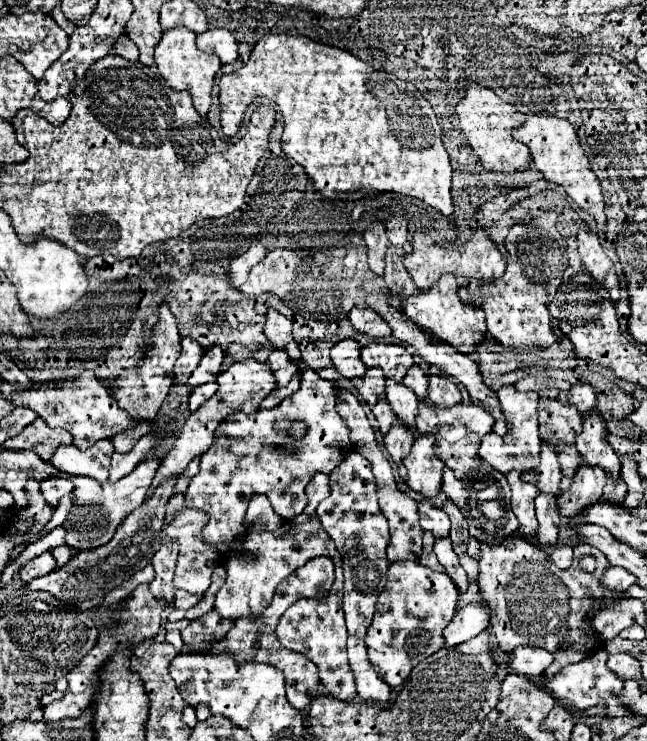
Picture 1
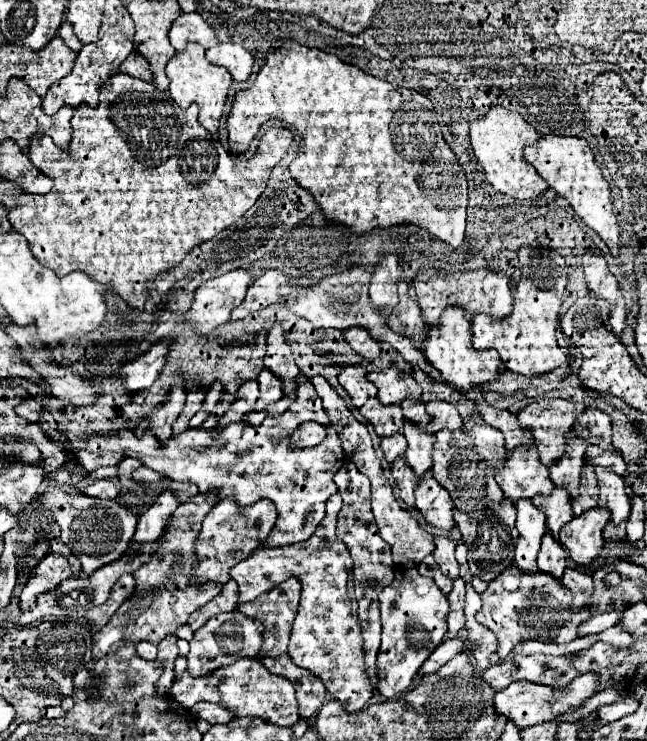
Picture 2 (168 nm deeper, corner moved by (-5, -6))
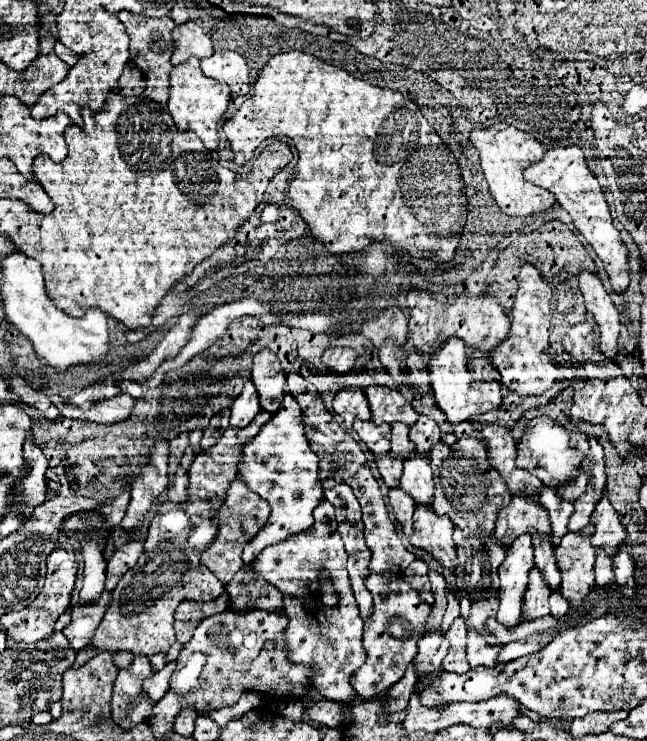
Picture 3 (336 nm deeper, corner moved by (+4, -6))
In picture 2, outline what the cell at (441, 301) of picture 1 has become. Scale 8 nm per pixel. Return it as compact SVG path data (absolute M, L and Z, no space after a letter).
M447 306L441 312L437 326L427 326L427 336L423 342L425 358L435 364L435 368L443 374L443 378L461 390L469 388L471 384L485 384L497 378L499 370L503 370L501 358L493 348L489 350L475 350L471 344L471 324L465 316L465 310L459 306Z

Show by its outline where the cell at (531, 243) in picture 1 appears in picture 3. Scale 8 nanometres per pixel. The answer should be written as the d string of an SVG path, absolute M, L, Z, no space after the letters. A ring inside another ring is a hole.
M524 264L524 268L520 270L520 288L518 288L516 302L512 308L510 336L508 336L508 340L504 340L504 344L500 344L500 348L496 348L496 352L492 352L492 356L486 356L484 360L480 360L480 356L476 356L476 352L472 352L472 360L470 360L468 368L474 376L478 376L476 380L496 380L496 382L504 384L510 392L516 392L520 396L540 396L548 388L552 388L554 382L586 378L582 366L578 366L578 368L558 366L552 360L552 354L548 350L550 348L550 344L548 344L550 298L552 298L552 290L550 290L548 282L544 282L544 278L540 276L540 272L536 268L532 268L530 264ZM484 366L492 366L498 372L498 378L484 376L482 374Z

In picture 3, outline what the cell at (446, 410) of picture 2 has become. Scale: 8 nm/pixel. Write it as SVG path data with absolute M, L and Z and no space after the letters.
M420 416L420 420L410 428L410 440L416 444L416 452L422 456L430 456L430 450L436 442L444 442L448 446L452 446L456 442L454 434L442 434L438 424L428 418L428 416Z

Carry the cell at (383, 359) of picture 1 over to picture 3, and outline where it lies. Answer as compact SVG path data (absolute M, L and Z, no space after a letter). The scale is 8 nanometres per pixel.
M370 386L366 388L366 398L370 402L372 410L372 422L374 424L414 424L418 420L418 412L408 404L408 400L398 392L382 386Z

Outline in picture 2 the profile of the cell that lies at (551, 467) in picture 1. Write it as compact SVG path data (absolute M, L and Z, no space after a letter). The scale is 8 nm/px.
M555 486L551 494L541 494L541 496L537 494L533 498L533 504L537 504L541 512L545 512L547 528L553 532L553 536L557 536L561 526L573 518L573 510L565 486Z

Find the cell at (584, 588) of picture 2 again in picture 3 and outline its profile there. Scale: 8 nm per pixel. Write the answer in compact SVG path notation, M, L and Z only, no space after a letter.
M556 590L552 596L550 596L550 614L552 614L552 618L564 618L566 614L568 614L568 610L570 610L570 604L568 604L568 600L564 600L562 596L560 596L560 592Z

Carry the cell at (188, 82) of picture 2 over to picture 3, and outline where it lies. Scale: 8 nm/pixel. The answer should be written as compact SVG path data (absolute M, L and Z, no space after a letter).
M188 60L188 64L174 66L170 76L170 98L168 98L168 112L174 118L174 124L180 132L192 130L200 136L208 150L218 150L218 122L224 118L230 102L230 88L204 76L200 70L200 60Z

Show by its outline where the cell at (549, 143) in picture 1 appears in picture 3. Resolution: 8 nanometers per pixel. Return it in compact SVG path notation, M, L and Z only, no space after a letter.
M568 146L568 148L552 148L546 152L544 160L532 164L530 168L524 170L524 178L532 182L534 186L540 186L548 192L552 192L558 200L558 204L570 214L576 230L586 238L586 242L592 246L596 256L602 260L610 284L614 292L622 294L628 290L630 284L630 268L628 268L628 248L620 238L620 232L612 224L612 216L606 204L606 198L598 186L596 176L592 170L586 166L584 154L578 146Z

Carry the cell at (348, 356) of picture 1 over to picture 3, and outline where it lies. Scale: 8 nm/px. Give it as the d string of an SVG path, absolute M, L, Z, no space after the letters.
M342 390L334 396L334 412L342 416L344 424L352 428L352 422L358 420L370 420L370 408L368 400L362 390Z

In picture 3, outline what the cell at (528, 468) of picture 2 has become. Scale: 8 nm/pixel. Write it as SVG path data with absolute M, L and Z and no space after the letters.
M512 496L512 502L498 512L494 538L498 544L508 548L514 544L514 540L522 534L536 534L540 538L546 538L550 532L548 524L548 512L540 508L540 504L528 504L528 500L520 500Z

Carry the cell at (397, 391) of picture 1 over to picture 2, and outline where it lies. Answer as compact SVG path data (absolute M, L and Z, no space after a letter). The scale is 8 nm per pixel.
M411 420L403 422L403 436L407 438L407 444L409 444L405 452L405 460L415 470L415 474L421 478L425 470L433 466L433 460L431 460L433 436L421 424L411 422Z

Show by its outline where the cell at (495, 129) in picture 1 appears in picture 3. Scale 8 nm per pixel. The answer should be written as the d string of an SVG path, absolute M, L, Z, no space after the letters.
M496 120L488 128L472 130L470 140L472 140L472 144L480 156L480 168L484 172L486 182L488 182L488 190L490 190L496 206L506 216L524 218L524 216L544 212L556 204L556 198L548 190L542 190L542 188L536 188L534 184L528 184L522 176L524 168L542 160L544 152L548 150L534 136L530 136L528 132L520 132L518 128L512 128L510 124L500 124L500 120Z

